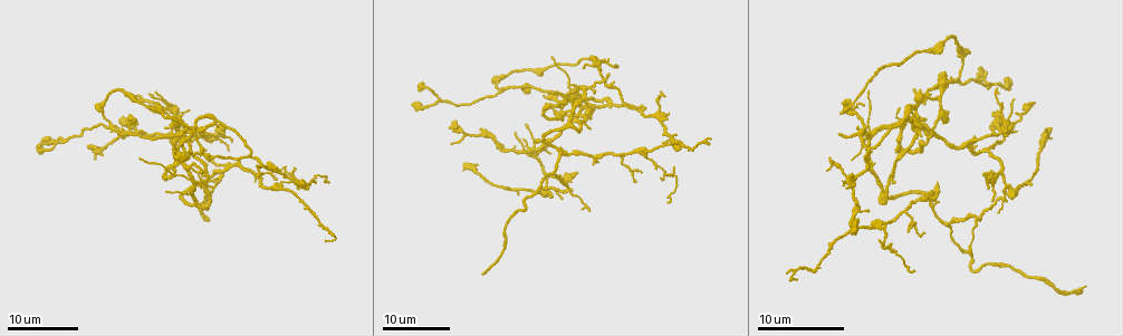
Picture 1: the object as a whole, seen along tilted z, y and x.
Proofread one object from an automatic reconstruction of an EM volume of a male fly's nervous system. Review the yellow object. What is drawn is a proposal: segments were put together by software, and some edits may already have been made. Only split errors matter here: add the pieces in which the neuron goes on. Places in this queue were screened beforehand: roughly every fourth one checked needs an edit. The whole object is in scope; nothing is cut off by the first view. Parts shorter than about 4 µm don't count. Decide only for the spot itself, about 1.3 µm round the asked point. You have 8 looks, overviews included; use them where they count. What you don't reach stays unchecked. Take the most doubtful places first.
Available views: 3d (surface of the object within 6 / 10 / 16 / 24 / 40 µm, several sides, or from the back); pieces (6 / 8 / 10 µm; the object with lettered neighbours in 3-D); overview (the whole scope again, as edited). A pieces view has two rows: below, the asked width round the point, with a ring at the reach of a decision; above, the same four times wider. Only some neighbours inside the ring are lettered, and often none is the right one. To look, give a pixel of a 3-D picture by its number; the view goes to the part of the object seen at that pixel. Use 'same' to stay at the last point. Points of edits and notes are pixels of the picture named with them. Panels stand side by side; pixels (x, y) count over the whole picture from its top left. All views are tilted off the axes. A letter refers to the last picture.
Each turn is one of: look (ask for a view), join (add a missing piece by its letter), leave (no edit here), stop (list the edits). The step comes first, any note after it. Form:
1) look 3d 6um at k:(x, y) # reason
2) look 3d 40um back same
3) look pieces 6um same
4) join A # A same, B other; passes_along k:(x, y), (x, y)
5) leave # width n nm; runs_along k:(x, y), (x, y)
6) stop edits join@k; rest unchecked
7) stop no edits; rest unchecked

look 3d 16um at 1:(1086, 288) # branch stops here

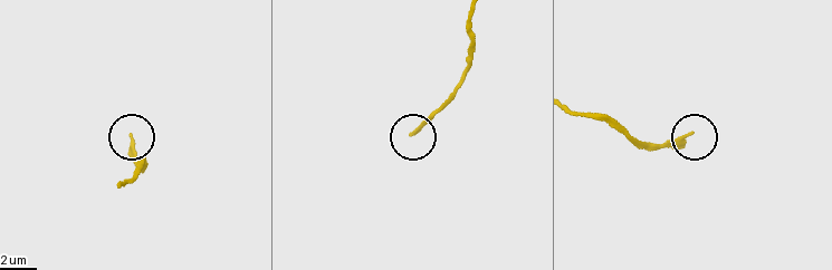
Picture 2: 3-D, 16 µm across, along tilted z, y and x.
look pieces 6um at 2:(689, 134) # see the neighbours

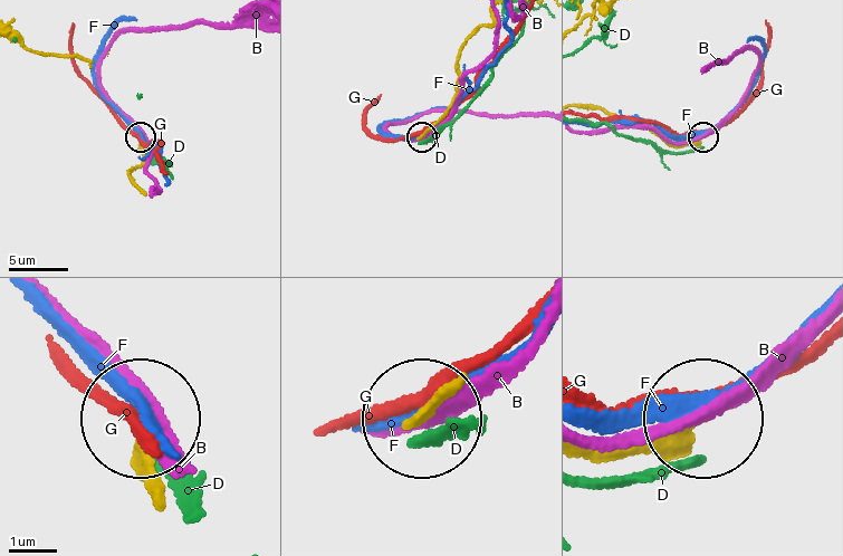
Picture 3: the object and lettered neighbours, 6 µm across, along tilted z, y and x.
leave # B other, D other, F other, G other; no lettered piece goes on from it

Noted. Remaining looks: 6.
look 3d 16um at 1:(919, 136) # free end

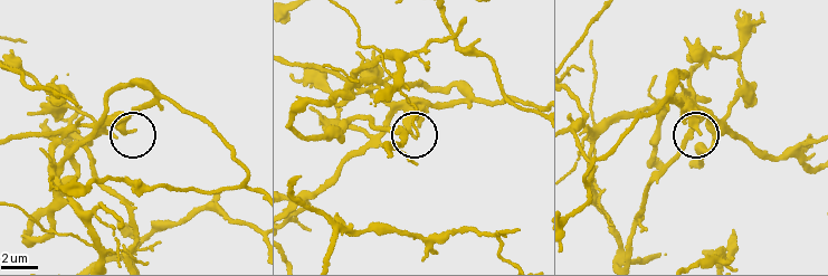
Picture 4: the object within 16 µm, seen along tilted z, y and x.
look pieces 8um at 4:(698, 132) # see the neighbours

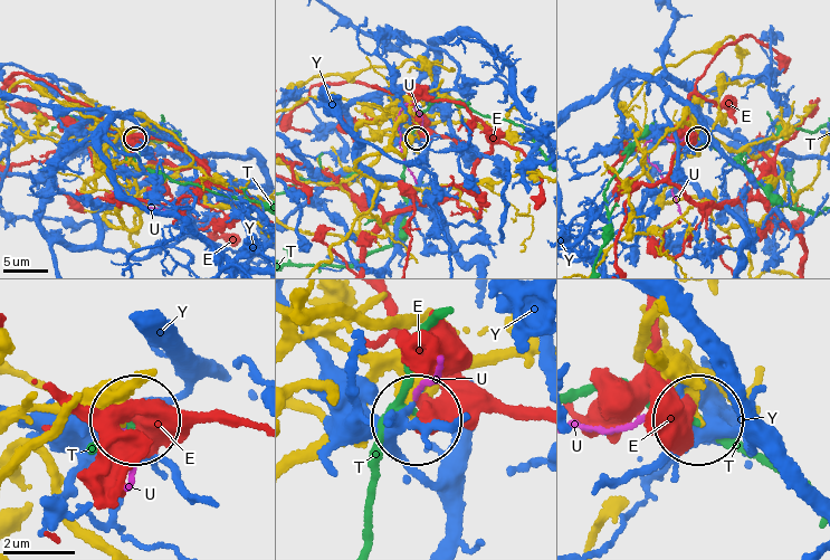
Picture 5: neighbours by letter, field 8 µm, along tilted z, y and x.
leave # E other, T other, U other, Y other; none of them fits

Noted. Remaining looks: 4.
look 3d 16um at 1:(1006, 200) # thin end

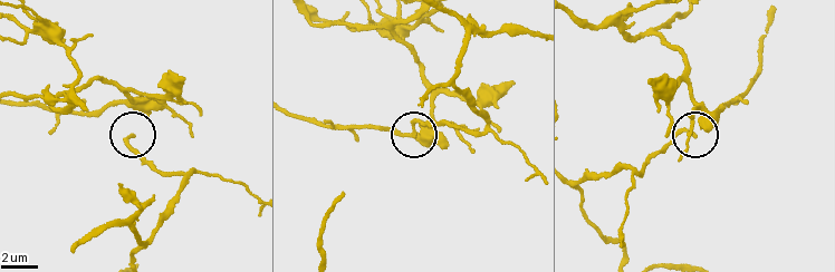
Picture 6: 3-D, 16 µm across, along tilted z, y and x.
look pieces 10um at 6:(694, 135)

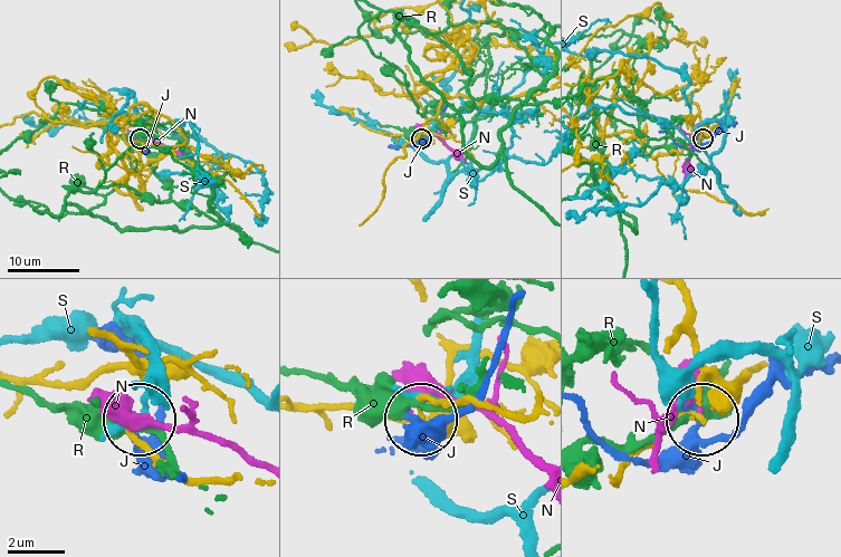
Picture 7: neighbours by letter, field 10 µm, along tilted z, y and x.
leave # J other, N other, R other, S other; runs_along 7:(499, 411), (460, 397), (427, 402), (421, 415); none of them fits

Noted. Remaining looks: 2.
look 3d 16um at 1:(88, 145) # an open end

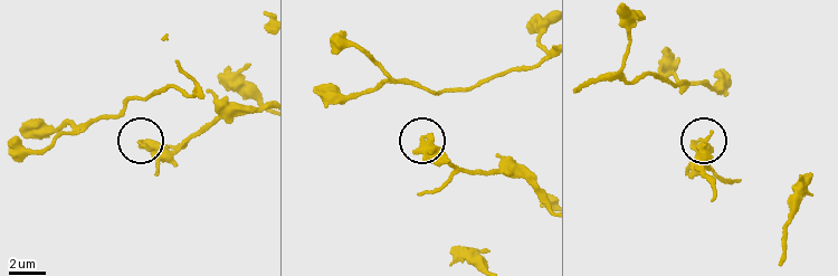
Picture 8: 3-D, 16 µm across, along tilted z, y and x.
look pieces 6um at 8:(424, 137) # what lies round it

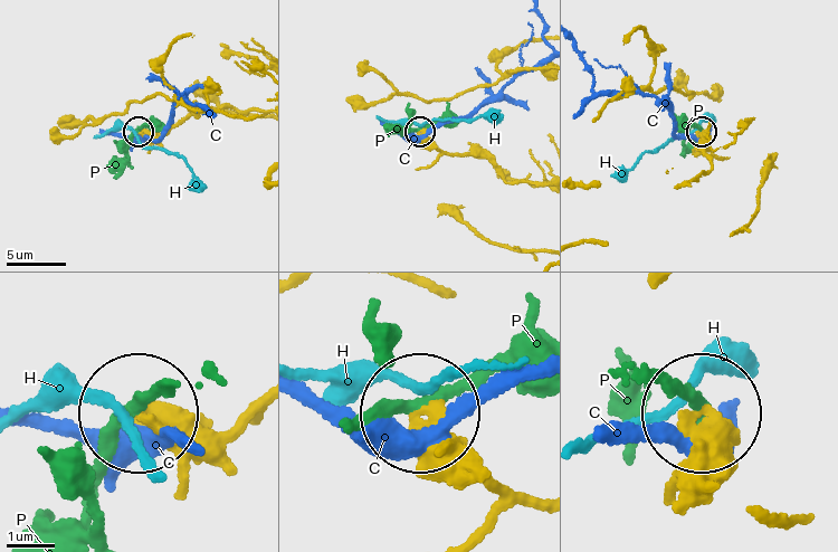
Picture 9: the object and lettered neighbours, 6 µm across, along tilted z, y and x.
leave # C other, H other, P other; no lettered piece goes on from it

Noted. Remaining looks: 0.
stop no edits; rest unchecked

